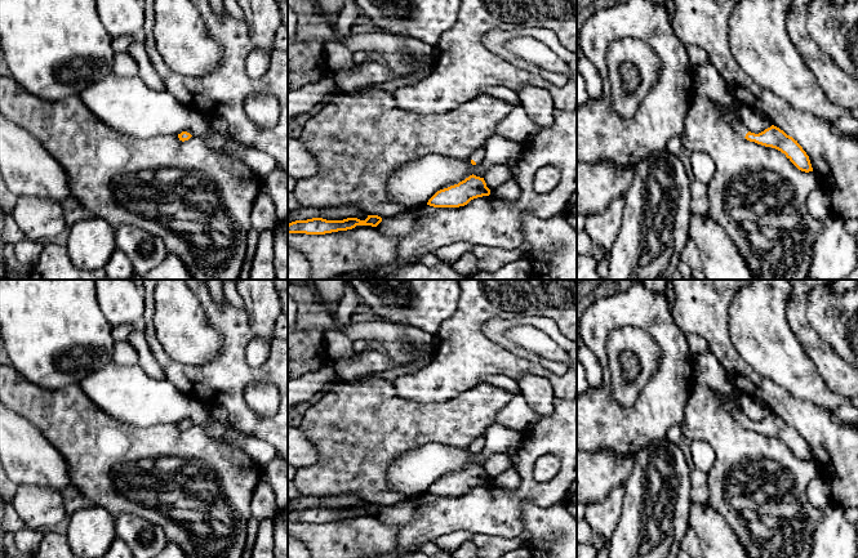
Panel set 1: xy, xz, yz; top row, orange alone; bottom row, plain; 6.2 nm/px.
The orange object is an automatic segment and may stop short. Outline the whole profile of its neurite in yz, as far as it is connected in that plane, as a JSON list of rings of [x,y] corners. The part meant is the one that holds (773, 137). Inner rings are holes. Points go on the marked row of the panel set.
[[[711,62],[703,63],[694,70],[693,91],[697,95],[708,98],[733,129],[747,140],[775,148],[784,153],[799,170],[813,171],[809,156],[803,147],[779,128],[772,125],[759,134],[747,130],[741,121],[741,104],[734,91]]]

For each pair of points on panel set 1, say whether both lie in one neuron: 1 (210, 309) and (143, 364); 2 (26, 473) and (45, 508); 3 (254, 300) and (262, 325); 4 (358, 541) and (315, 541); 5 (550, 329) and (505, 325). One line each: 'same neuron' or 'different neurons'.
1: different neurons
2: different neurons
3: same neuron
4: same neuron
5: same neuron

